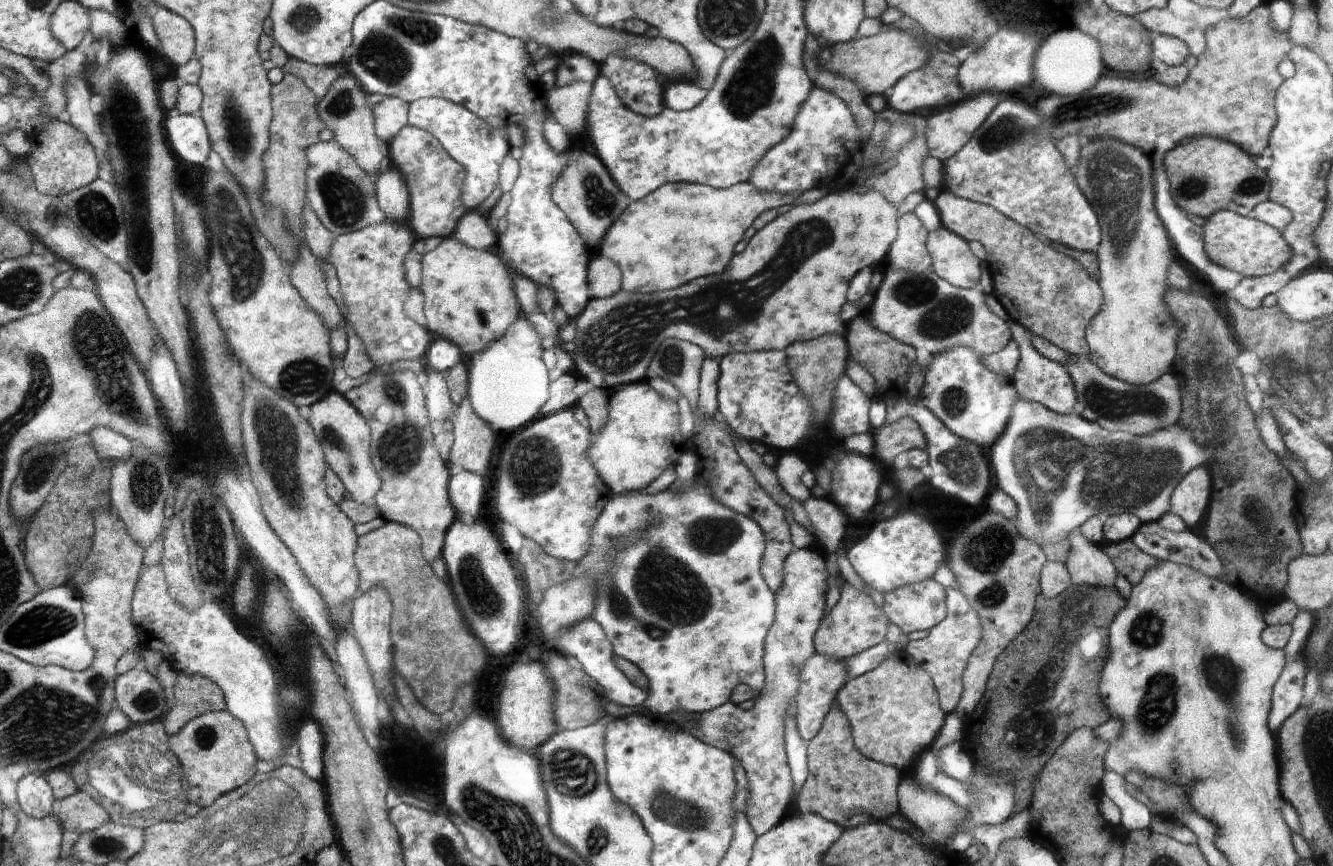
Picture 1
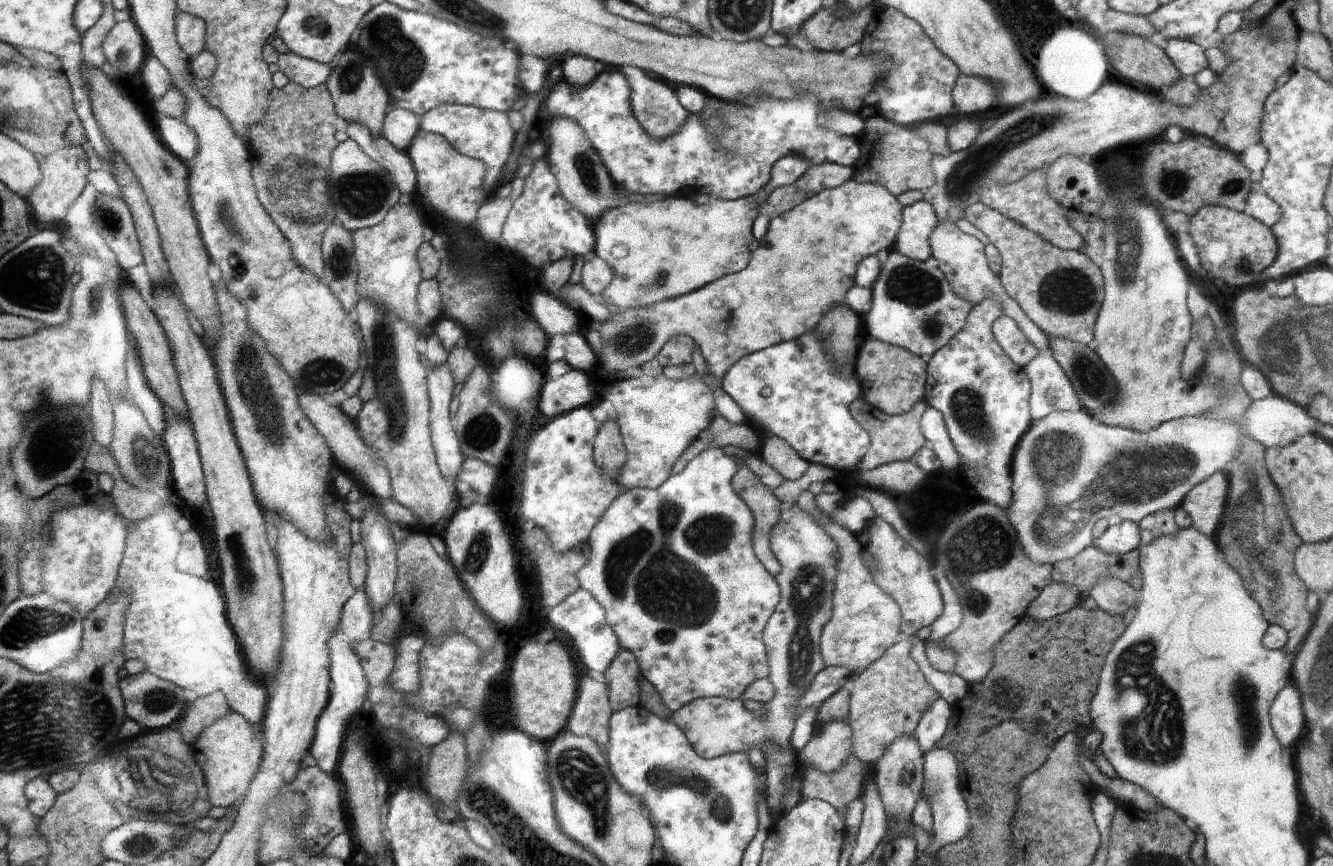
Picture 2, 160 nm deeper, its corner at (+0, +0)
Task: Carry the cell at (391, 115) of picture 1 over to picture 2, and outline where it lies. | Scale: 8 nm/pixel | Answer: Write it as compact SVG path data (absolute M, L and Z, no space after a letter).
M393 109L387 114L384 130L381 132L388 142L398 150L409 148L418 133L418 121L412 111L406 109Z

